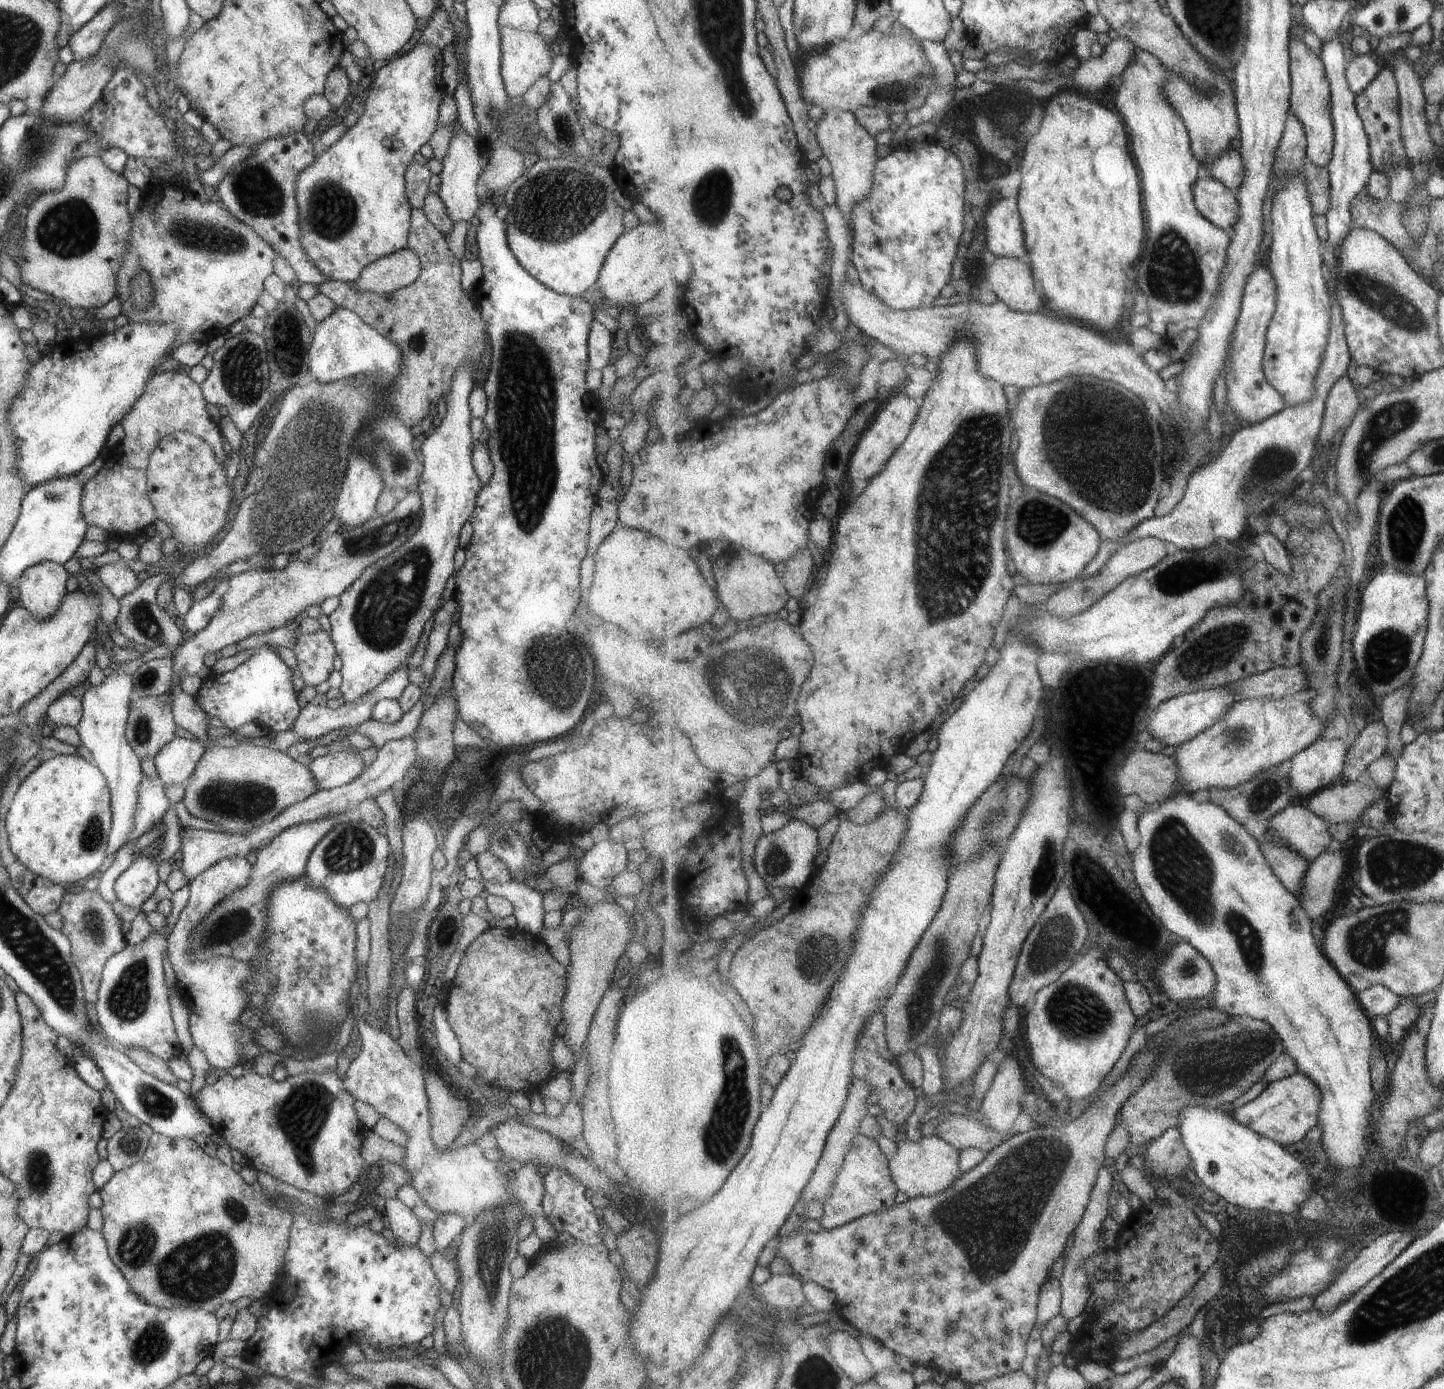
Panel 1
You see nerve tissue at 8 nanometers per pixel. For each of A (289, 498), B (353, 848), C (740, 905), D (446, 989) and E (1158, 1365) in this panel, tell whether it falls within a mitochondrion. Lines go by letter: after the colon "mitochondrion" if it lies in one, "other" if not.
A: mitochondrion
B: mitochondrion
C: other
D: other
E: other

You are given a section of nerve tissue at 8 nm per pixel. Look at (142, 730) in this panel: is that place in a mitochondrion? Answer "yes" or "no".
yes

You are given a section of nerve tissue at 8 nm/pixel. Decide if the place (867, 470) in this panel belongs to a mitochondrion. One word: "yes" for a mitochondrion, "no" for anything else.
no

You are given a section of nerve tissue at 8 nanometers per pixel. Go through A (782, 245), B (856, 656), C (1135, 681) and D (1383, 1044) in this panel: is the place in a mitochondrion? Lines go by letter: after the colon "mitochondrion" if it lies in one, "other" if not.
A: other
B: other
C: other
D: other

